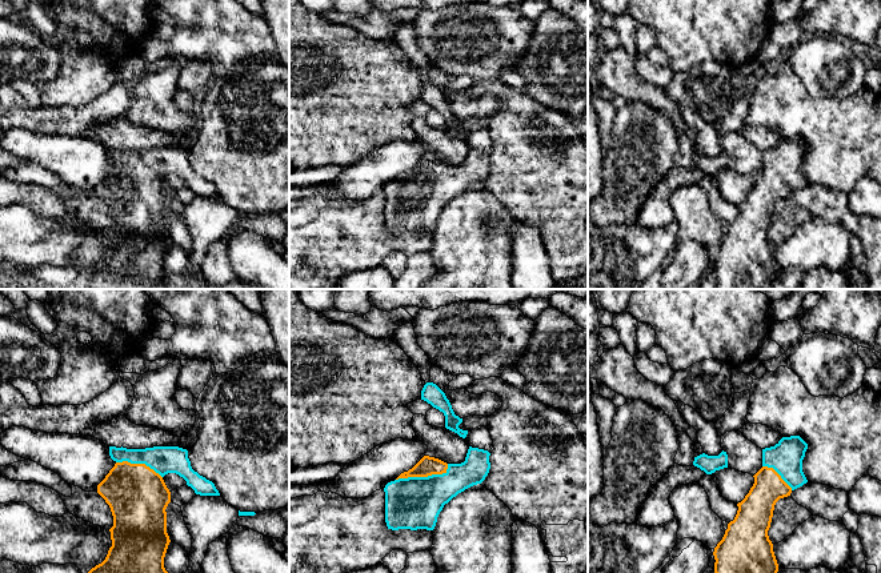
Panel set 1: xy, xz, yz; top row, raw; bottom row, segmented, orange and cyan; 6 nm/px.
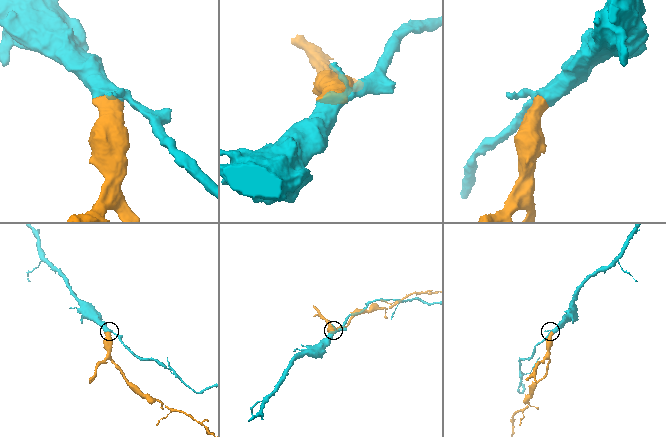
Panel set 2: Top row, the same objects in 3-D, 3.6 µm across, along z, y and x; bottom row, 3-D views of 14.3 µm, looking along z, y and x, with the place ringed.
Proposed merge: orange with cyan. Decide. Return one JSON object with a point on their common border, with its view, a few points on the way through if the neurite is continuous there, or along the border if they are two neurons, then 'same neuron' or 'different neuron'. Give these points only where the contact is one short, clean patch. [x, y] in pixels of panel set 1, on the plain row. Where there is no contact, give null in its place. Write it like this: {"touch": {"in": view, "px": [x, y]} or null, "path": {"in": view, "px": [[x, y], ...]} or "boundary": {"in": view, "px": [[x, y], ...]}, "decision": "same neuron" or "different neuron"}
{"touch": {"in": "xz", "px": [424, 177]}, "decision": "same neuron"}

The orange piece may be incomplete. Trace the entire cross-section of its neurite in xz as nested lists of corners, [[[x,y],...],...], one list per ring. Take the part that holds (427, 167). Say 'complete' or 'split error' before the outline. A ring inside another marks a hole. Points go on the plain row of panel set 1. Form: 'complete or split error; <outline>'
split error; [[[472,148],[461,165],[424,157],[384,189],[388,231],[433,232],[445,205],[485,181],[489,157],[488,152]]]

